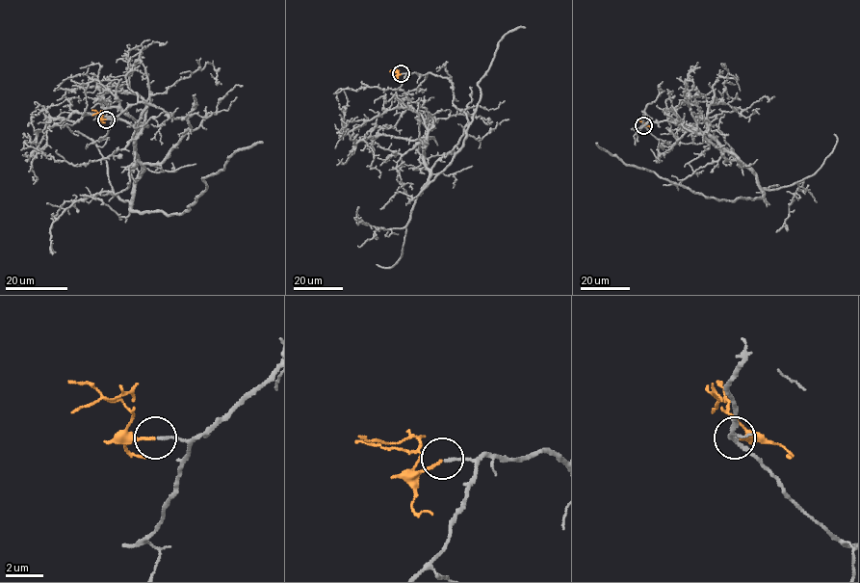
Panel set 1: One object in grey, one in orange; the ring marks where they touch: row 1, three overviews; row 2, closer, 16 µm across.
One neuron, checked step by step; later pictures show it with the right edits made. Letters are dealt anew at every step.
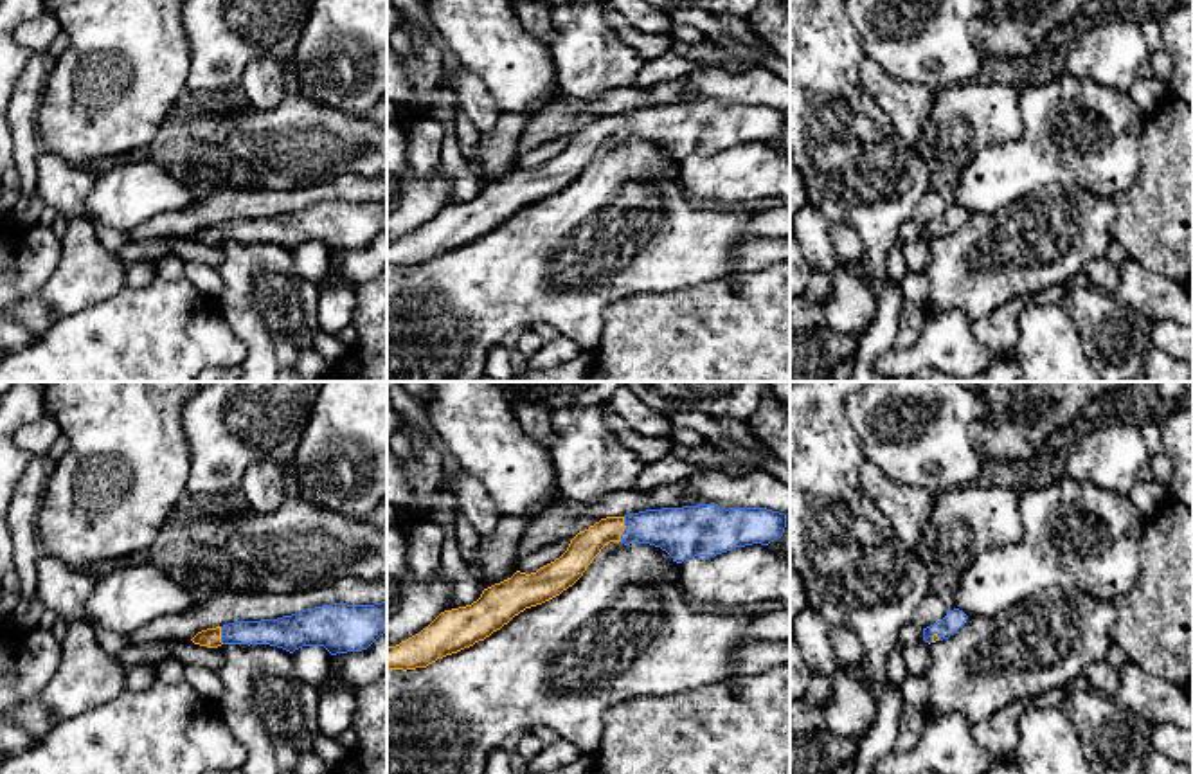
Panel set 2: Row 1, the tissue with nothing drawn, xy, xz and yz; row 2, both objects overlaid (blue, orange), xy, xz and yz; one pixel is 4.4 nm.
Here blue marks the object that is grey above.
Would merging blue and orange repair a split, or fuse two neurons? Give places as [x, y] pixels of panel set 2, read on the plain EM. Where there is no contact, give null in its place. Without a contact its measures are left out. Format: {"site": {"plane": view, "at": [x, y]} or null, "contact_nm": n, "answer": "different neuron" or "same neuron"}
{"site": {"plane": "xz", "at": [625, 126]}, "contact_nm": 110, "answer": "same neuron"}

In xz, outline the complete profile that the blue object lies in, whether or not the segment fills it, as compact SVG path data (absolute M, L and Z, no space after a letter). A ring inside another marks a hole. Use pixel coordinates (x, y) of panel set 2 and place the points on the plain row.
M696 101L606 113L578 130L554 158L482 187L471 202L441 209L419 230L387 245L389 266L416 266L484 238L525 205L572 184L610 139L650 140L682 160L783 133L786 112L767 104Z

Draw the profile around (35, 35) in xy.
M43 11L36 18L20 23L14 31L14 38L23 49L45 54L59 31L59 20L54 14Z

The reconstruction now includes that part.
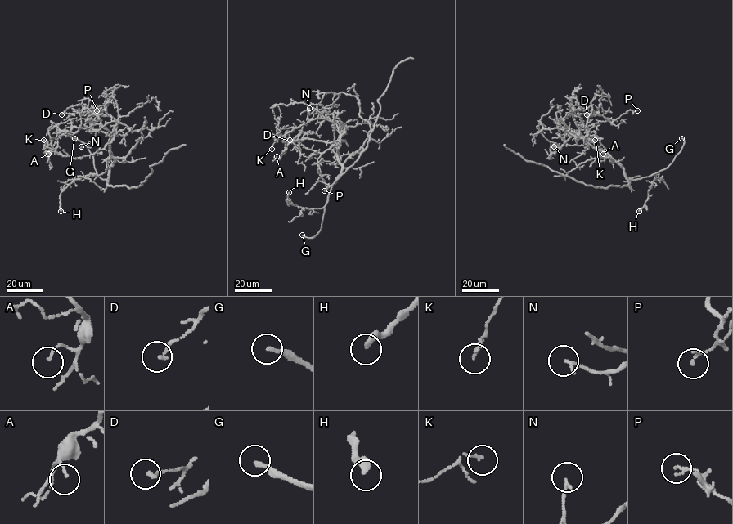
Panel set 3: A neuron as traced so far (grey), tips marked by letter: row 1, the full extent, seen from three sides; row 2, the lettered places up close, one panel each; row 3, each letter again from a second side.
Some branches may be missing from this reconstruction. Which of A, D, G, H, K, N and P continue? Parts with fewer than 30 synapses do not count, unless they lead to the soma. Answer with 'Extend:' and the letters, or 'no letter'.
Extend: no letter

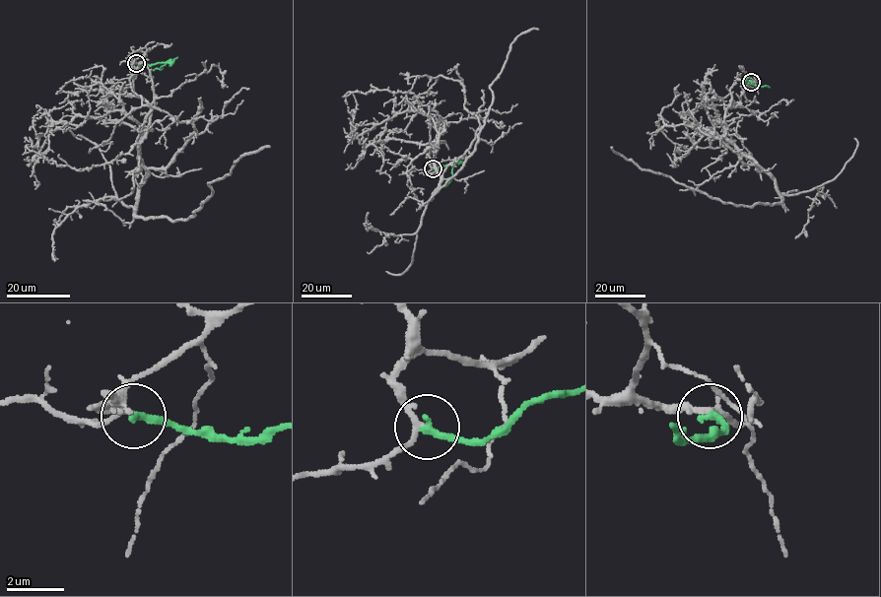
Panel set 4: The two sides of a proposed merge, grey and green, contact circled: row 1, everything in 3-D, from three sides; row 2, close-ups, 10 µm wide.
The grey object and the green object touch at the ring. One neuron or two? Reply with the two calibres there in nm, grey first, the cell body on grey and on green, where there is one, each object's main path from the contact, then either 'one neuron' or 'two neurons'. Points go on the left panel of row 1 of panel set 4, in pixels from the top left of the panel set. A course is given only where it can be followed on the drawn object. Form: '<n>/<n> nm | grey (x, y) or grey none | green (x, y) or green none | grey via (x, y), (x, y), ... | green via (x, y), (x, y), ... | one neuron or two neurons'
180/280 nm | grey none | green none | grey via (136, 63), (132, 91), (150, 123), (135, 215), (186, 220), (212, 194), (208, 183), (269, 145) | green via (136, 63), (166, 63), (161, 70), (152, 70) | one neuron

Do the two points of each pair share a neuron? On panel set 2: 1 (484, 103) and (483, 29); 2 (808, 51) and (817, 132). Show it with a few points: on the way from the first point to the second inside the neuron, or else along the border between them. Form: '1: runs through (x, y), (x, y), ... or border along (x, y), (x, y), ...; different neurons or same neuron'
1: border along (463, 65), (483, 81), (502, 112); different neurons
2: runs through (808, 71), (808, 99), (817, 112); same neuron

